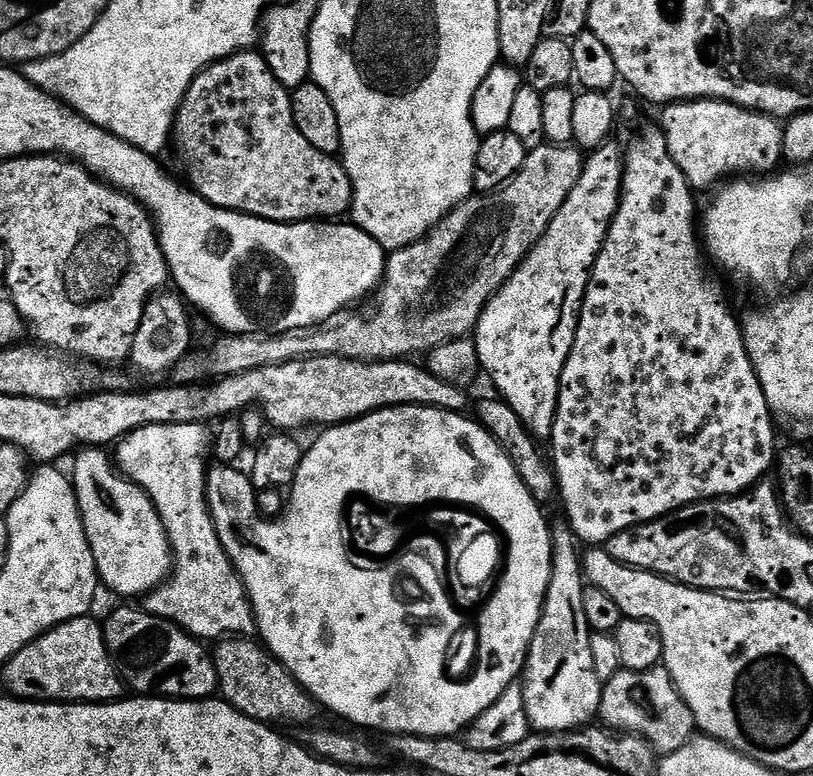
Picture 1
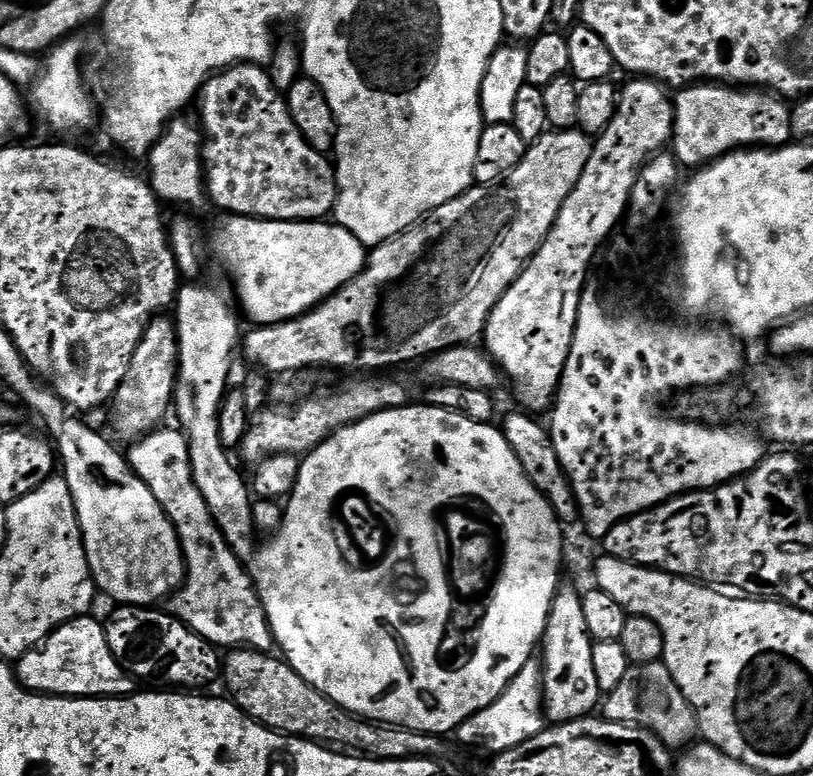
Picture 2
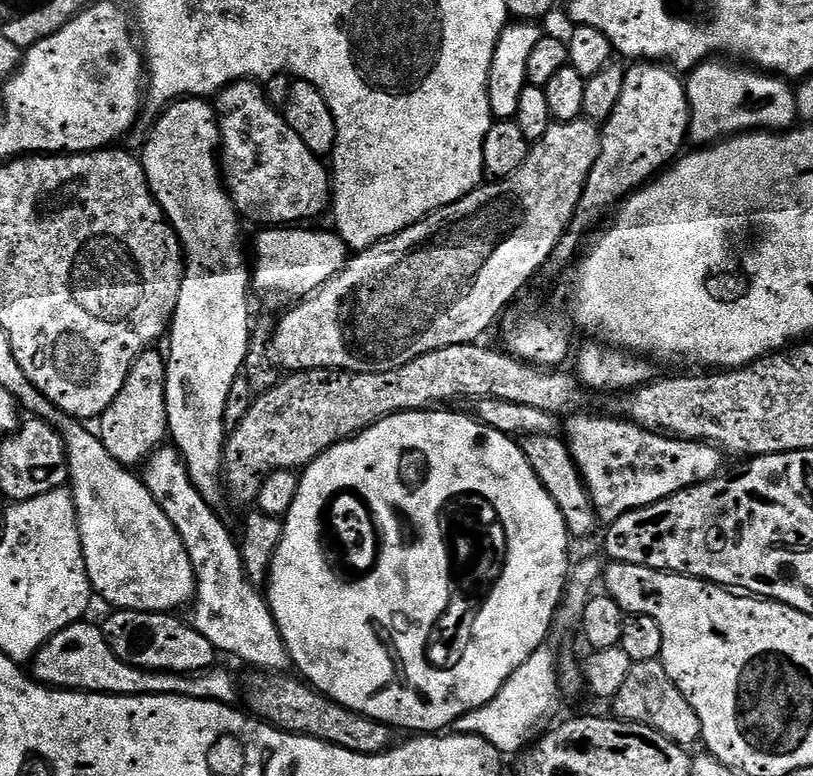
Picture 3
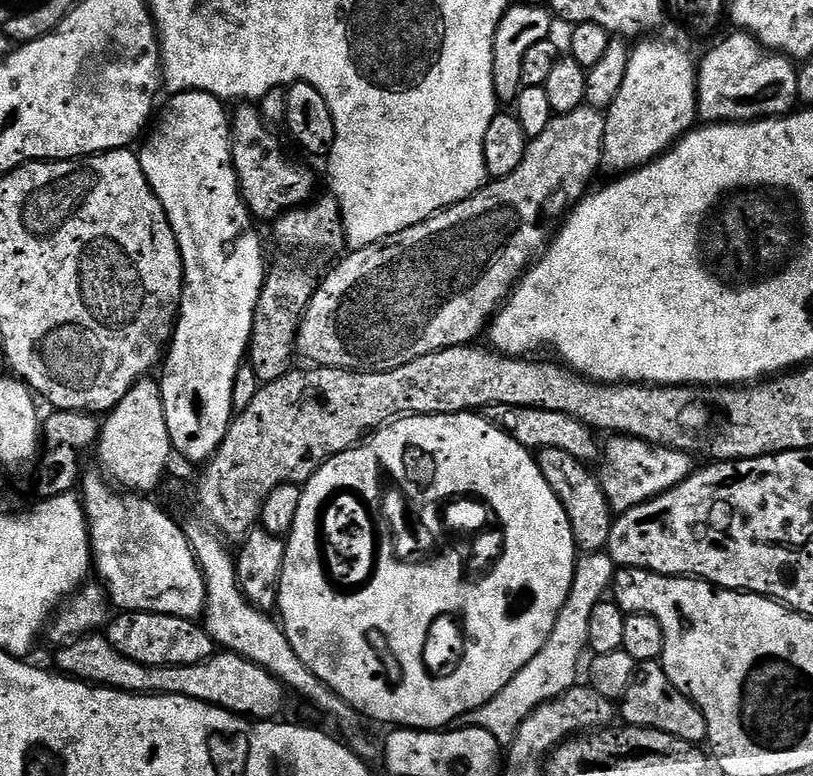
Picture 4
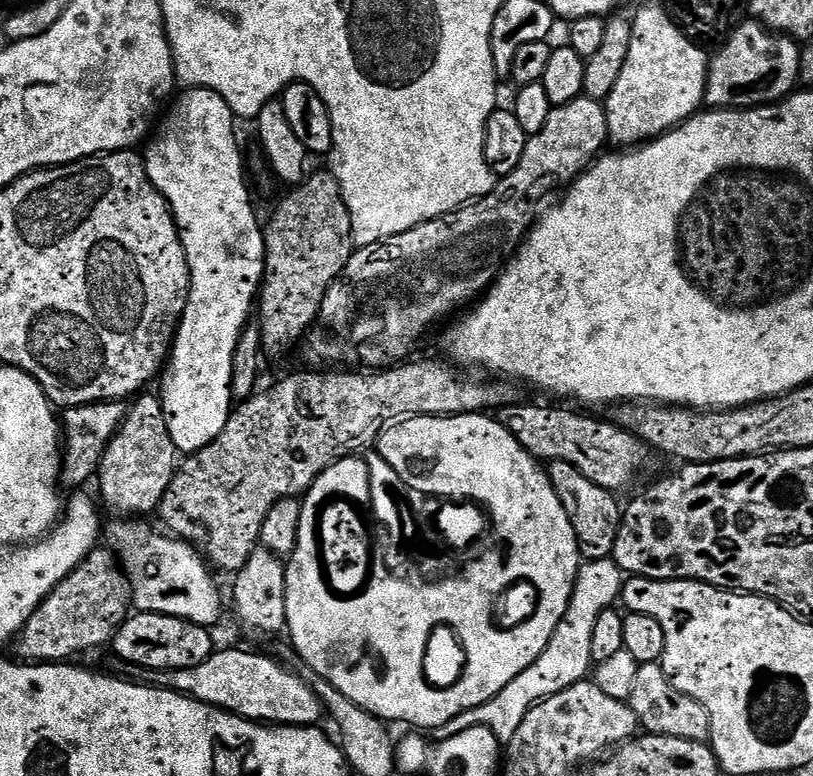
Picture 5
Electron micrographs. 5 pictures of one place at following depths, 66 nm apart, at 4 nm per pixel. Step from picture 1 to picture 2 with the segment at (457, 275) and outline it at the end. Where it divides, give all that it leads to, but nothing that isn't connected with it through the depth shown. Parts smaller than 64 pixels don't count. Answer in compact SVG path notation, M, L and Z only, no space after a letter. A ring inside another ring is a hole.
M579 127L545 132L535 142L527 145L518 166L514 171L508 173L503 182L497 183L495 186L469 188L458 198L446 202L446 206L438 206L438 210L434 210L429 216L424 217L420 223L409 228L401 236L390 238L385 244L371 249L368 263L364 265L364 269L345 288L338 289L329 300L317 304L305 316L287 320L284 324L261 324L253 327L251 329L253 332L245 331L242 336L242 356L244 352L245 358L252 363L252 366L268 374L273 374L272 372L299 374L305 370L321 370L320 368L392 368L395 364L408 364L411 360L420 362L427 357L436 355L437 352L444 352L448 348L468 346L479 341L484 335L484 327L488 324L490 314L498 306L498 302L506 294L506 290L510 290L510 286L522 274L532 255L540 249L544 239L550 234L559 211L562 210L563 203L566 202L566 198L570 198L570 190L574 190L574 186L578 186L578 178L582 178L582 170L586 170L586 162L590 162L593 143L593 137L580 131Z

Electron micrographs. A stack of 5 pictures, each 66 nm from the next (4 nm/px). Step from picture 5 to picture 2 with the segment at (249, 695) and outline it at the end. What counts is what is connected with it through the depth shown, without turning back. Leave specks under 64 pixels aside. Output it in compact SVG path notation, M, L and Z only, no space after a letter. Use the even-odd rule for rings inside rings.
M92 614L77 616L76 619L66 622L62 626L58 626L38 646L34 646L26 653L25 656L21 656L19 660L15 661L14 671L20 685L22 685L23 688L28 689L30 692L40 693L41 696L91 696L93 698L119 698L121 696L133 695L138 688L137 681L124 671L124 667L118 662L118 658L114 658L114 654L110 650L110 642L106 642L103 623L101 623L99 619L96 621L94 617L95 615Z

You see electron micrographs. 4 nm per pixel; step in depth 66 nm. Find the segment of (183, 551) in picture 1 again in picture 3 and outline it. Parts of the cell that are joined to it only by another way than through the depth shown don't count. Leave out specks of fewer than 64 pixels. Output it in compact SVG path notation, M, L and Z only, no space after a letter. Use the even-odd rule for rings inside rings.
M164 446L158 454L147 461L146 483L152 495L162 498L164 513L178 530L192 560L196 573L194 603L191 605L193 628L216 648L217 653L237 656L252 664L253 669L273 674L284 674L293 667L288 647L272 617L267 599L261 589L249 580L240 557L237 537L228 533L226 525L220 521L217 509L207 504L202 494L194 486L188 467L175 447Z

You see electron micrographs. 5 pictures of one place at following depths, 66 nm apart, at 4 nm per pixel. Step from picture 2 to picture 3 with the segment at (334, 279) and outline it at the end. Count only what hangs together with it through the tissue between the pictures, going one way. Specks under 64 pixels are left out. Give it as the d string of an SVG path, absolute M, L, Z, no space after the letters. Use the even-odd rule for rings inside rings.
M268 226L256 236L254 256L254 288L258 293L273 292L276 296L307 298L327 280L344 269L350 259L350 249L335 231L315 232L312 226Z

